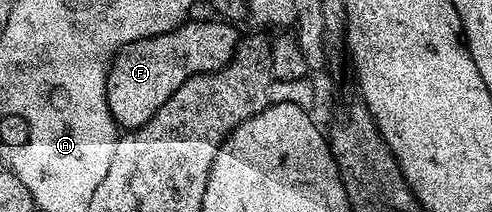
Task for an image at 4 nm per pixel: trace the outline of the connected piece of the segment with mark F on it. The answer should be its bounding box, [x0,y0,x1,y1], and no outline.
[106,18,240,129]

